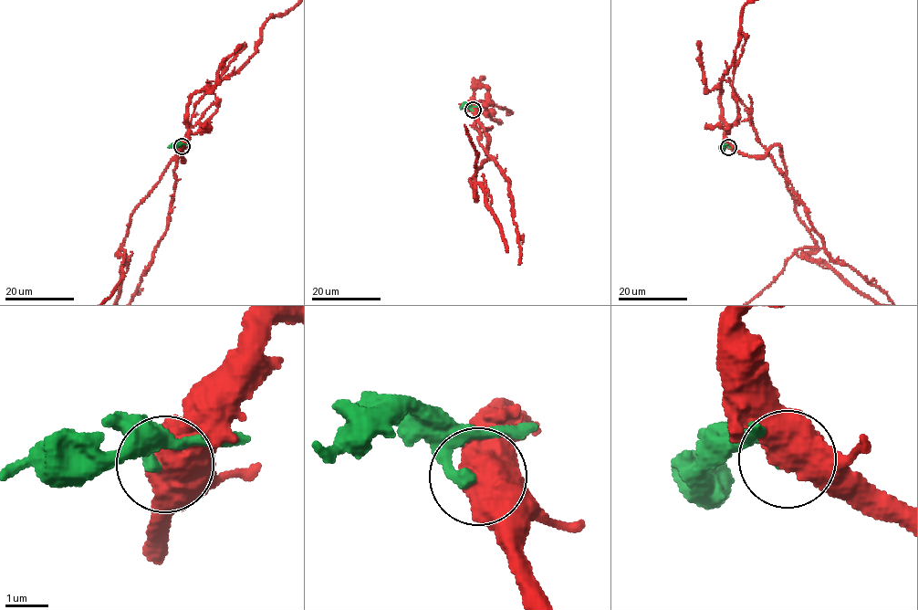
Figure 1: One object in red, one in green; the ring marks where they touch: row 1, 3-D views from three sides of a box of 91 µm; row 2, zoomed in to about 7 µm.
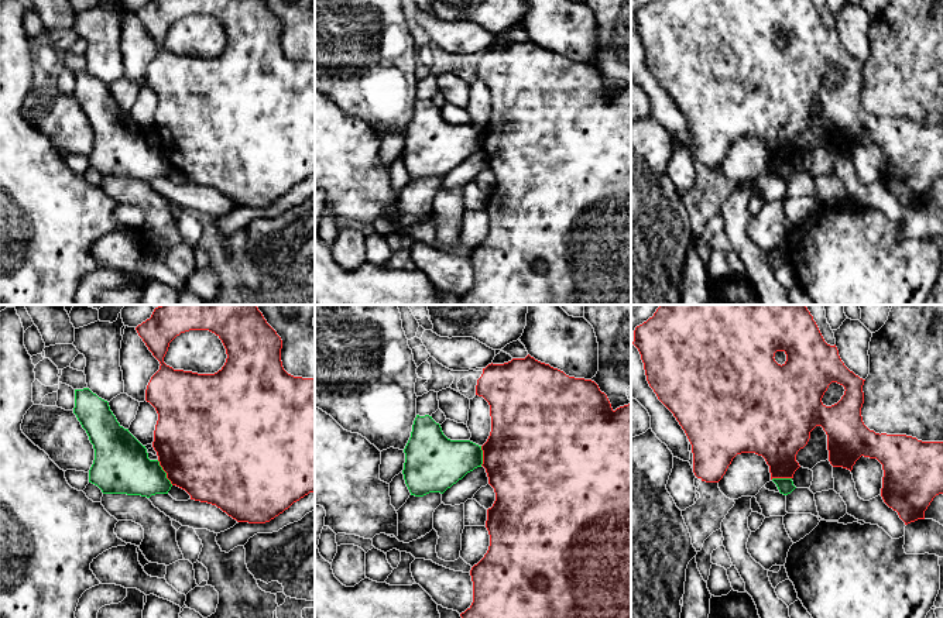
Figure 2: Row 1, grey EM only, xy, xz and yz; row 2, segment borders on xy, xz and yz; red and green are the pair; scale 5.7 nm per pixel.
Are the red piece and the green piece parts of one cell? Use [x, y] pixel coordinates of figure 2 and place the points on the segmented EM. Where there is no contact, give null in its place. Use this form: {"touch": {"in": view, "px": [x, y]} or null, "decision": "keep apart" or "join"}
{"touch": {"in": "xy", "px": [165, 471]}, "decision": "keep apart"}

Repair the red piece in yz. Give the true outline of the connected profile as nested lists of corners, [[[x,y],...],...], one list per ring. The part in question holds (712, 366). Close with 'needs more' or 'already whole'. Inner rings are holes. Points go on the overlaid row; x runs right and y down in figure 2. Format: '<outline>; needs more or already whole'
[[[659,305],[652,317],[635,327],[632,344],[641,354],[649,387],[685,430],[692,444],[693,473],[702,481],[719,483],[733,459],[741,453],[762,456],[769,466],[771,480],[793,478],[800,467],[798,452],[807,444],[810,432],[822,426],[833,467],[851,471],[861,456],[882,464],[881,497],[905,525],[925,519],[933,498],[943,494],[943,442],[870,430],[861,416],[865,380],[844,365],[836,344],[824,341],[806,305]],[[776,351],[786,354],[782,365],[774,358]],[[831,382],[843,385],[846,391],[837,404],[826,406],[822,398]]]; already whole

